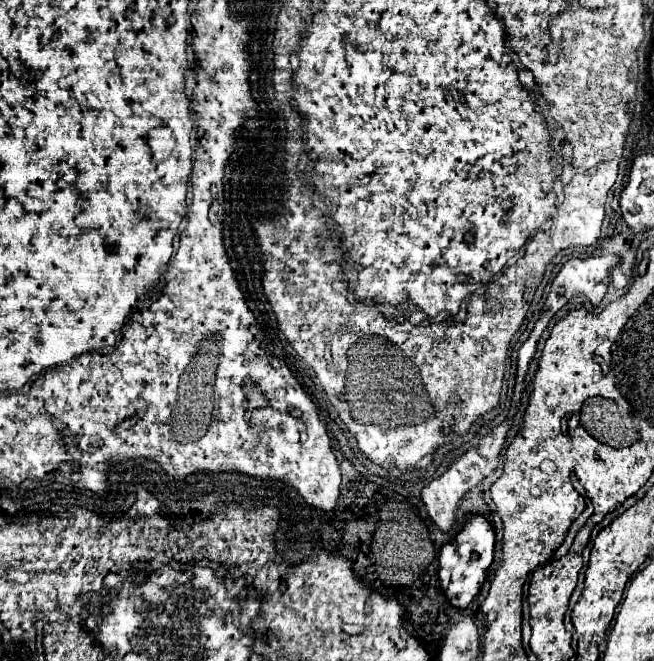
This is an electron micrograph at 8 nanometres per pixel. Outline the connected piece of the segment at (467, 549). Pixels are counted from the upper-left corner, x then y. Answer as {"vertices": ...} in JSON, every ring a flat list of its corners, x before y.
{"vertices":[[469,516,465,528,453,538,453,542,445,544,441,548,441,556,439,556,439,584,441,590,445,592,447,602,457,608,457,610,465,610,475,596,479,594,481,586,487,580,487,570,493,564,493,552,495,552,495,532,491,528,491,524,483,518,483,516]]}

